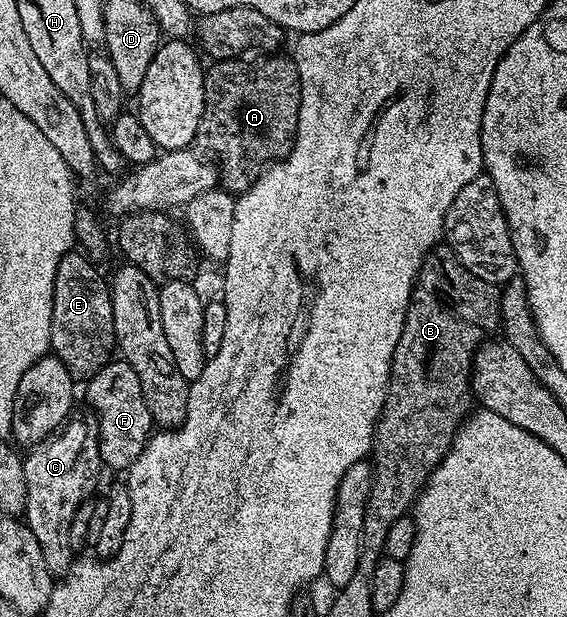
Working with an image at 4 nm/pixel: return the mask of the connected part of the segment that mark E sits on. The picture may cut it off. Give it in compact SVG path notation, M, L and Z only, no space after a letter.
M82 251L66 252L57 262L53 286L50 351L79 382L97 375L116 351L111 290L105 276L94 267L98 268Z

